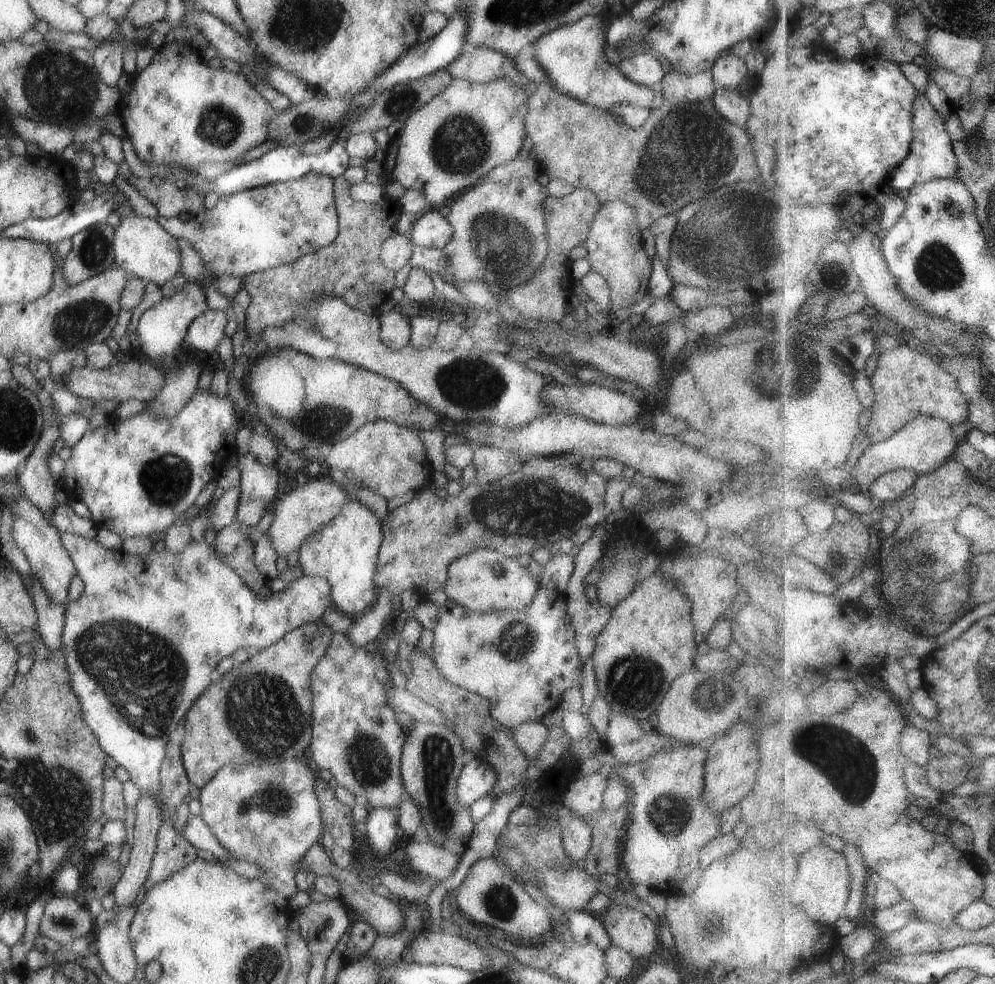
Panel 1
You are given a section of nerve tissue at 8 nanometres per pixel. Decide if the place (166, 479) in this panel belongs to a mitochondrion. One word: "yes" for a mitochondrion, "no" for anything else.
yes

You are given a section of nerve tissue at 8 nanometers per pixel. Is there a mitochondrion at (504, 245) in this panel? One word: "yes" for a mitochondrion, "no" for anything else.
yes

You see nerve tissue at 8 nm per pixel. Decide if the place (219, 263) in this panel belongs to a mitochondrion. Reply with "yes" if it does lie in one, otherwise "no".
no

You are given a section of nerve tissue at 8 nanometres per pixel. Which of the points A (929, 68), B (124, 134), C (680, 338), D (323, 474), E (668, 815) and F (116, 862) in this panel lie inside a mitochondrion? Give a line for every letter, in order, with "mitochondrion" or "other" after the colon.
A: other
B: other
C: other
D: other
E: mitochondrion
F: other

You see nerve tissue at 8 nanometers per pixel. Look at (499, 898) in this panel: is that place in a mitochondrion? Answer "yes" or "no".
yes

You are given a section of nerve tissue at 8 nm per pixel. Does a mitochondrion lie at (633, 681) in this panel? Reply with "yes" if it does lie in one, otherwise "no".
yes

